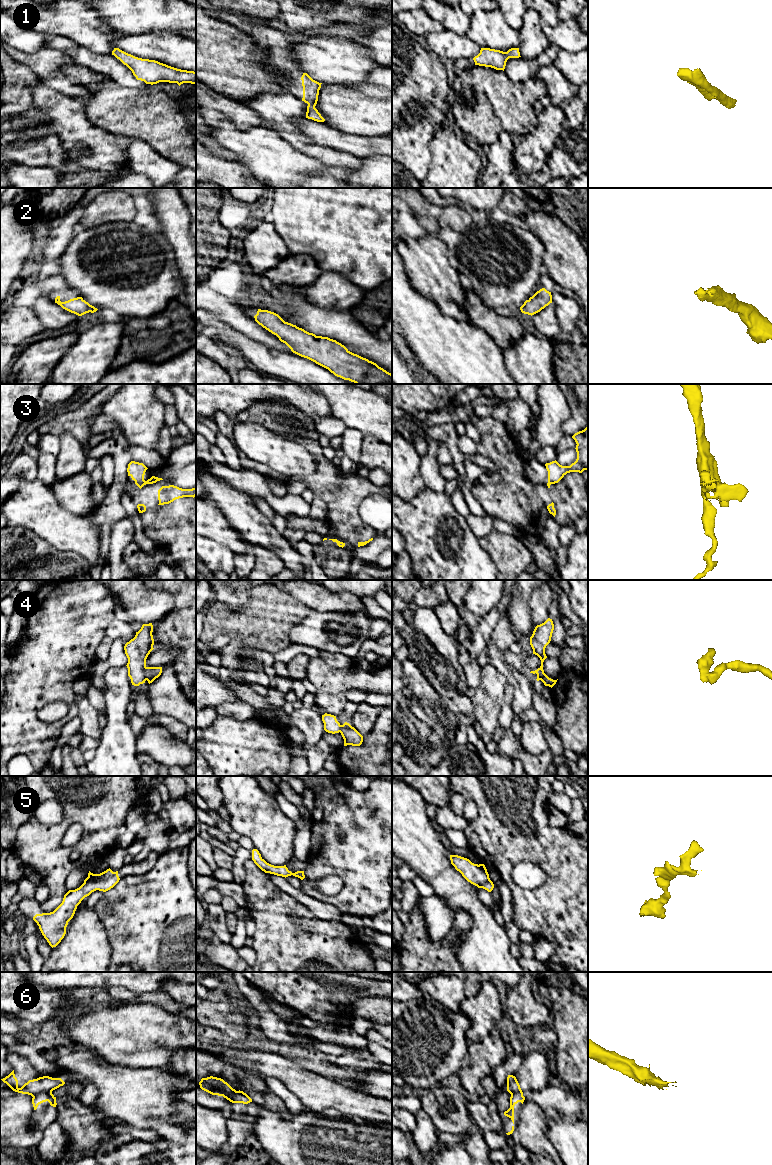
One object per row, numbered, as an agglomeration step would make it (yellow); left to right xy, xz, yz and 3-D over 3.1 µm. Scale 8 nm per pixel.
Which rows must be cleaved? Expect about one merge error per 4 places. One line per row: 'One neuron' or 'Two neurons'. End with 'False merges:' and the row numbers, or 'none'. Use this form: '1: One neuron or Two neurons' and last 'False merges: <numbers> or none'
1: One neuron
2: One neuron
3: Two neurons
4: Two neurons
5: One neuron
6: Two neurons
False merges: 3, 4, 6

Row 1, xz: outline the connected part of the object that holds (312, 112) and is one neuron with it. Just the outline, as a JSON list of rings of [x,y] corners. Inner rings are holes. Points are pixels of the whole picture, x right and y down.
[[[303,73],[301,80],[303,86],[302,101],[308,104],[306,118],[312,119],[317,122],[324,122],[325,119],[315,108],[322,83],[313,80],[307,73]]]

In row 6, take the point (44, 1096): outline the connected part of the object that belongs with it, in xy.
[[[43,1091],[38,1093],[37,1095],[33,1096],[32,1098],[32,1104],[34,1107],[34,1110],[37,1109],[38,1105],[48,1101],[51,1106],[56,1107],[56,1097],[52,1094],[52,1092],[49,1091]]]

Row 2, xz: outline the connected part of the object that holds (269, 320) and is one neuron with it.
[[[258,309],[255,321],[263,328],[276,335],[293,353],[307,358],[328,369],[335,376],[355,384],[392,384],[392,374],[357,354],[350,352],[344,345],[328,337],[316,336],[291,323],[285,322],[278,314]]]

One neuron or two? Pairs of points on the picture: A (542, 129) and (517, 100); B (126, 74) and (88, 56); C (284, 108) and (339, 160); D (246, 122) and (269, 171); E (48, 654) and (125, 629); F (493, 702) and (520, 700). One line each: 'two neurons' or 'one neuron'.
A: two neurons
B: one neuron
C: one neuron
D: two neurons
E: two neurons
F: two neurons

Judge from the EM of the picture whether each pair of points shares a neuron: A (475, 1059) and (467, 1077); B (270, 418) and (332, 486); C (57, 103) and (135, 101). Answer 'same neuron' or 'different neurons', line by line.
A: same neuron
B: same neuron
C: different neurons

